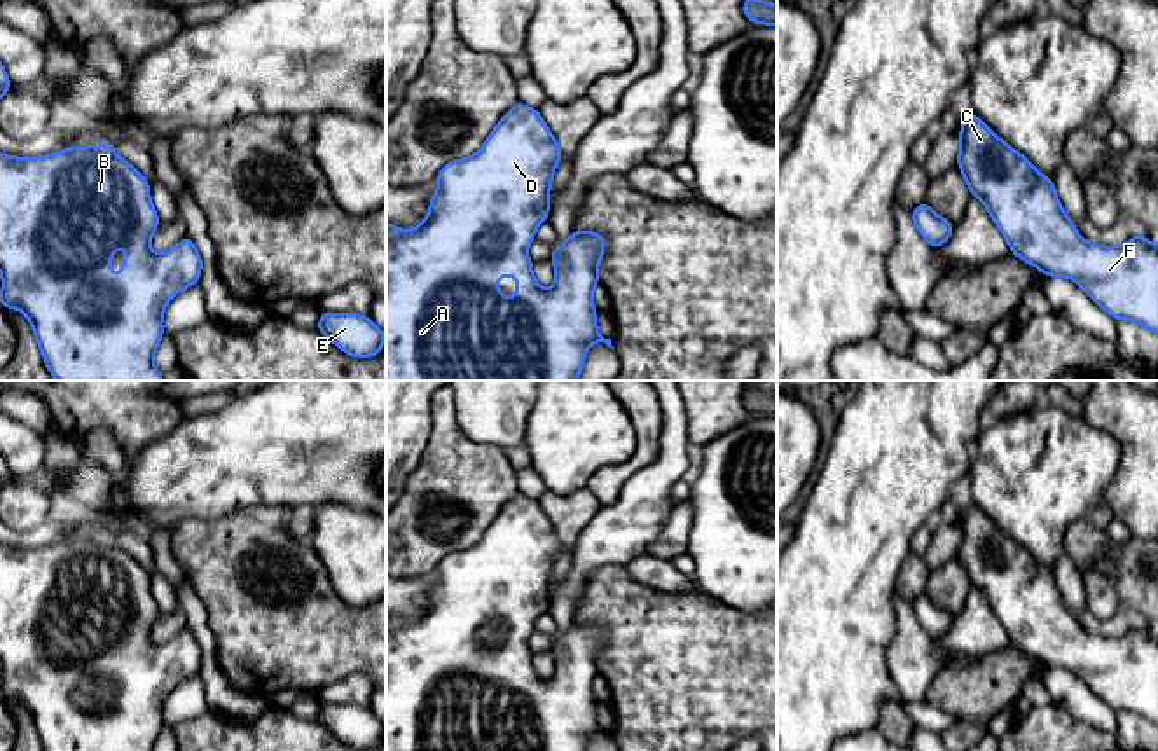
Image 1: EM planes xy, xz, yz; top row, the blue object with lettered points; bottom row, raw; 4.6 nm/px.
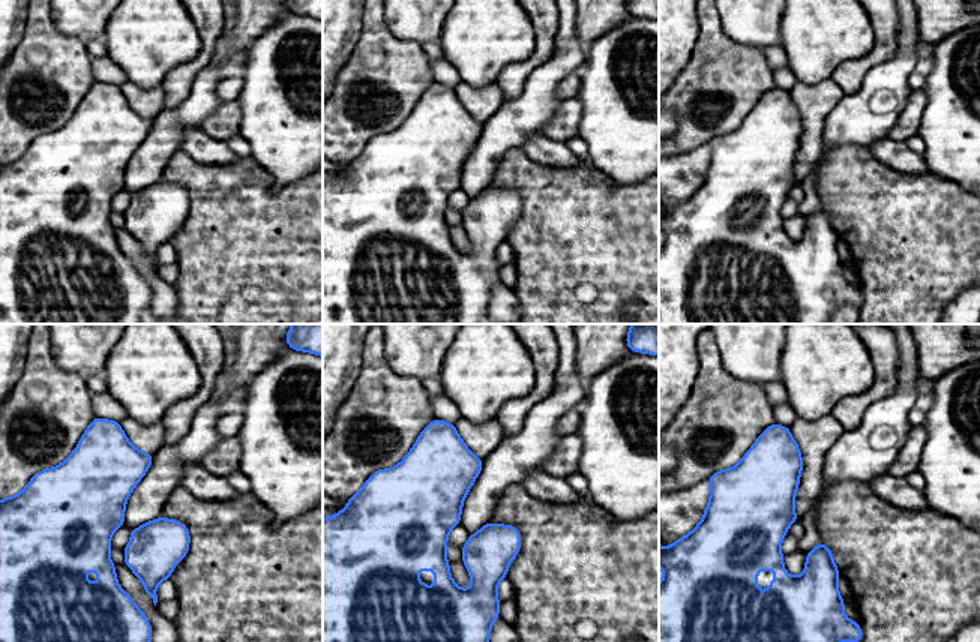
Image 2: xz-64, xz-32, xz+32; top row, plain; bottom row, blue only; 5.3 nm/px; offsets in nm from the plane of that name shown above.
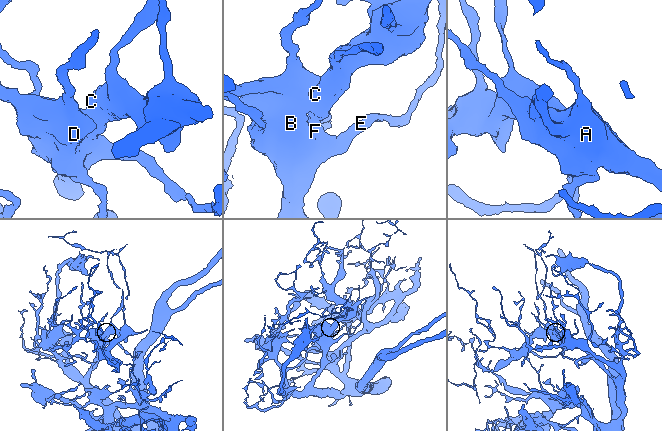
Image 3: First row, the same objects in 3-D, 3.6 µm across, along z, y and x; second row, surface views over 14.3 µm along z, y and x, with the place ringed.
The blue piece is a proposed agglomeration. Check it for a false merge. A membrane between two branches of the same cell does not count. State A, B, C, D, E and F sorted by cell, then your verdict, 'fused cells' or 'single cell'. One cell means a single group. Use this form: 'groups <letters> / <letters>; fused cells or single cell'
groups A B C D E F; single cell

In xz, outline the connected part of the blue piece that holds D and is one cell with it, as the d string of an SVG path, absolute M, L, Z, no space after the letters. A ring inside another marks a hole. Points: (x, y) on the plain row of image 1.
M517 493L470 548L440 559L437 582L424 611L409 622L386 613L386 751L585 751L592 734L611 737L596 716L592 695L599 676L599 653L606 629L592 622L573 622L552 639L554 679L545 681L533 665L527 646L534 622L548 613L550 576L562 543L538 500ZM500 667L515 667L514 690L498 681Z

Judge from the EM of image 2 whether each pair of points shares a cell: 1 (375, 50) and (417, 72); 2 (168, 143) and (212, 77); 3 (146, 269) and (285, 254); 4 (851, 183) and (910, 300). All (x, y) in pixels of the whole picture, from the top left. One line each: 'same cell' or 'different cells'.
1: same cell
2: same cell
3: different cells
4: same cell

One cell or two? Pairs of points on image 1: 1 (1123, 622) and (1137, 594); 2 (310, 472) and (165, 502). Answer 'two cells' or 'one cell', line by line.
1: two cells
2: one cell

